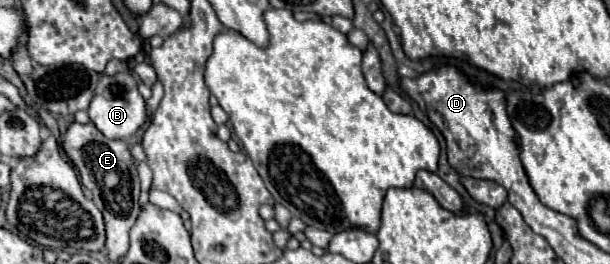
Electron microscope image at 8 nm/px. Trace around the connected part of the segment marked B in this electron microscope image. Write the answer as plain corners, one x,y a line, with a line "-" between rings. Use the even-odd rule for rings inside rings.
118,72
114,76
100,74
96,90
94,90
94,100
88,106
88,116
106,138
130,140
134,132
146,122
146,106
138,92
134,76
130,72

